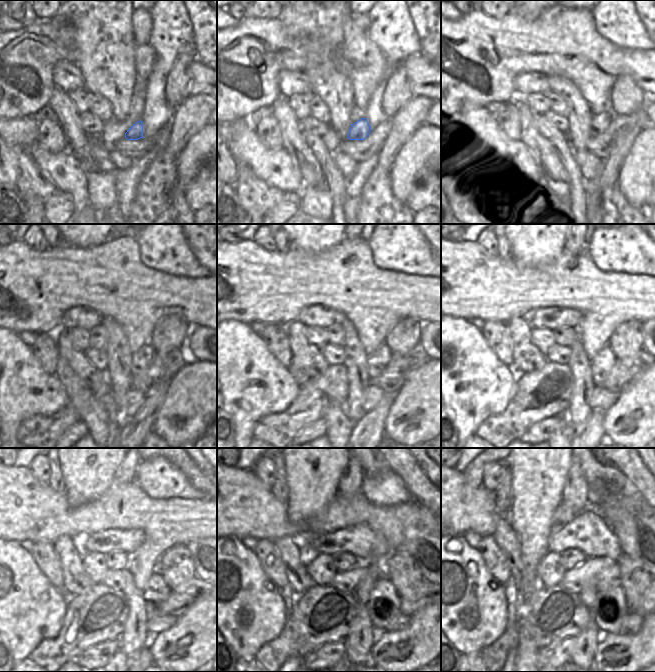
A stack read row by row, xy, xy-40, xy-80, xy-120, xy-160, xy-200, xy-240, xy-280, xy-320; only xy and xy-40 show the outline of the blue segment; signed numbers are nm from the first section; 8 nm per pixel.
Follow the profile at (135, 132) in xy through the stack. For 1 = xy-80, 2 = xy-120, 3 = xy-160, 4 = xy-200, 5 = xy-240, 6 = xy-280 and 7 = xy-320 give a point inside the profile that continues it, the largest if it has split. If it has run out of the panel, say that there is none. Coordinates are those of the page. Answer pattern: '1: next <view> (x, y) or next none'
1: next xy-80 (591, 128)
2: next xy-120 (154, 351)
3: next xy-160 (376, 361)
4: next xy-200 (601, 365)
5: next xy-240 (156, 593)
6: next xy-280 (384, 601)
7: next xy-320 (609, 608)

